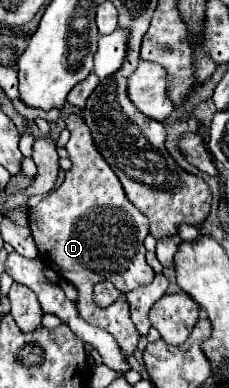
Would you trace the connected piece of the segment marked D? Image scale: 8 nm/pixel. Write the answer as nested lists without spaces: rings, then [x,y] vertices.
[[[69,113],[65,117],[65,129],[71,133],[65,149],[69,151],[73,167],[65,173],[65,181],[55,193],[49,193],[37,207],[29,209],[29,229],[33,231],[39,259],[77,289],[75,305],[79,315],[89,325],[111,333],[119,343],[123,357],[131,357],[141,335],[129,317],[125,297],[119,297],[113,305],[101,309],[93,301],[93,287],[101,281],[111,281],[121,293],[127,293],[133,287],[153,281],[155,271],[145,259],[147,249],[143,245],[143,239],[149,235],[149,221],[125,197],[121,181],[95,149],[95,141],[83,117]]]

